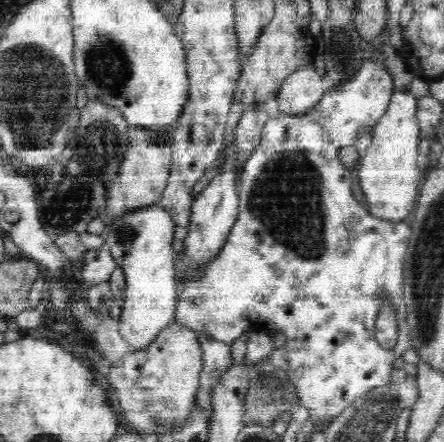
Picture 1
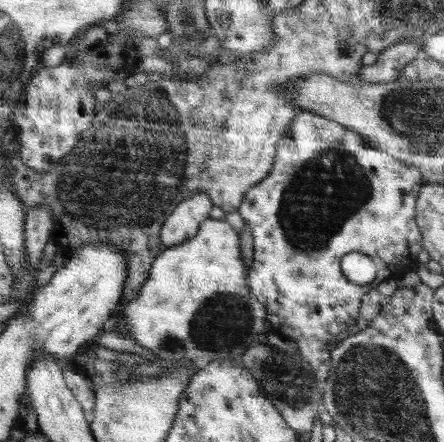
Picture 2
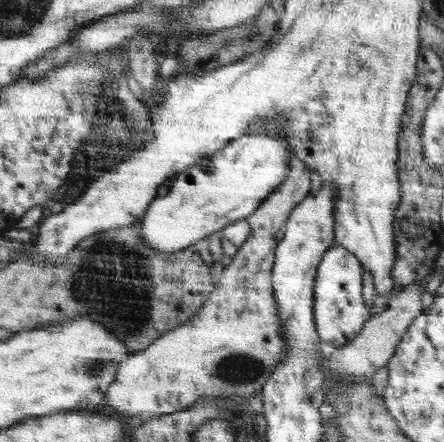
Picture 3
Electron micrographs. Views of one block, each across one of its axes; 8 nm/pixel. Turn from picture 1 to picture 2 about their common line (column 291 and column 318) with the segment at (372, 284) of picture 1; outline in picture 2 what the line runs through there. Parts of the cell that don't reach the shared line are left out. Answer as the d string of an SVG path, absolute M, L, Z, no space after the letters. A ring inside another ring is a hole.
M303 110L299 114L299 118L295 118L295 122L291 124L291 130L287 132L285 140L279 142L279 154L277 154L277 162L275 162L275 170L271 170L271 174L259 182L259 186L251 188L243 206L237 210L241 214L241 218L245 220L251 236L253 236L253 266L251 270L247 272L249 274L249 286L253 290L253 294L259 298L259 302L267 308L269 316L271 316L271 326L273 326L273 332L277 336L283 336L287 340L295 340L297 346L299 346L299 352L303 354L305 360L309 360L309 364L315 368L319 380L321 380L321 386L325 384L325 380L329 380L329 372L331 372L331 354L325 352L325 344L327 342L335 342L339 338L345 336L345 330L351 326L351 324L357 324L357 316L359 316L359 308L361 308L361 300L363 296L375 288L377 284L381 284L381 280L389 278L389 276L403 276L403 272L411 272L411 270L417 270L417 254L421 250L421 238L417 228L415 226L417 222L413 222L413 206L417 206L415 202L415 196L417 196L417 190L419 190L419 184L421 184L421 178L419 178L419 172L415 168L407 168L403 166L403 162L395 160L393 156L387 156L385 152L373 148L369 144L369 140L363 136L363 134L357 134L357 132L351 132L349 128L345 128L343 124L337 124L335 120L327 120L323 116L319 116L317 112L309 112L309 110ZM351 252L365 252L367 256L371 256L371 262L377 270L377 276L371 284L367 286L355 286L351 280L345 278L345 272L343 272L343 258Z

